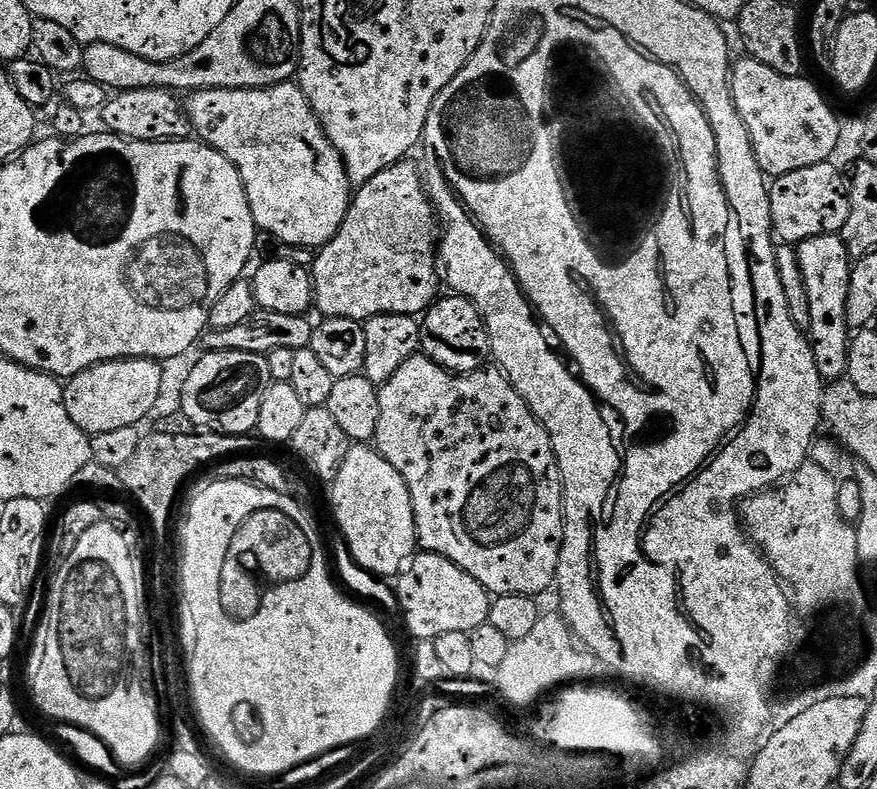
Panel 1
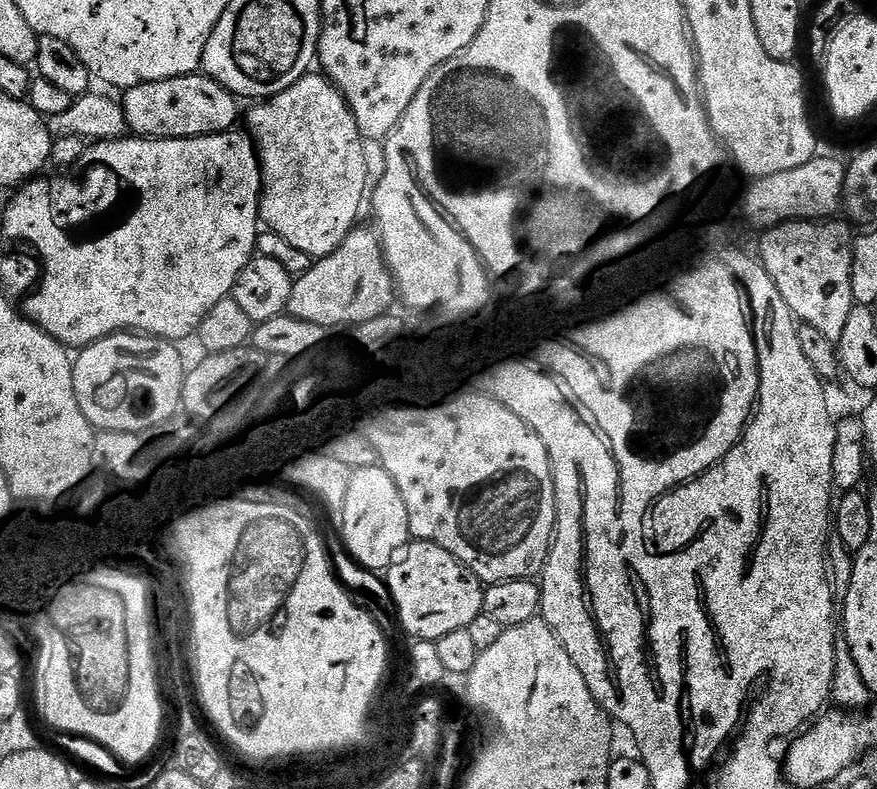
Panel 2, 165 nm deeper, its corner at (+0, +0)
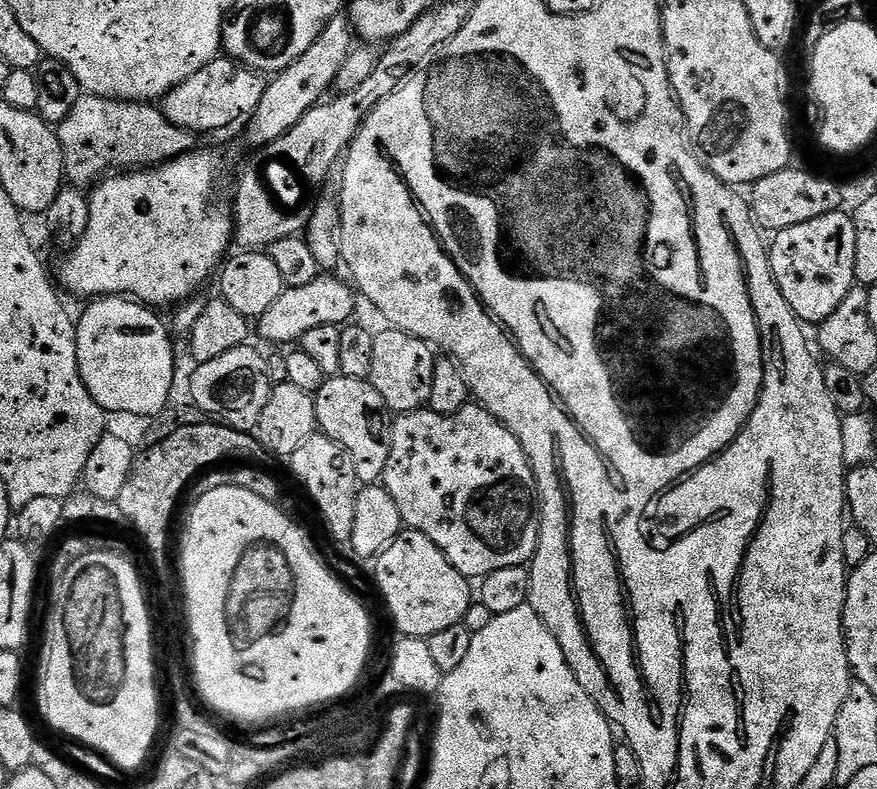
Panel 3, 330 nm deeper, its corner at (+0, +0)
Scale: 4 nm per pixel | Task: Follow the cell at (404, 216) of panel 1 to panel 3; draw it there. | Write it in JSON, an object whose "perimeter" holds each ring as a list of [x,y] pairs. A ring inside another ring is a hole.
{"perimeter":[[[322,274],[306,286],[285,288],[278,302],[274,302],[274,306],[270,306],[266,314],[258,317],[261,338],[272,344],[295,345],[308,331],[316,329],[317,326],[347,325],[355,317],[352,315],[356,312],[358,296],[347,279],[339,280],[332,275],[336,274]]]}

